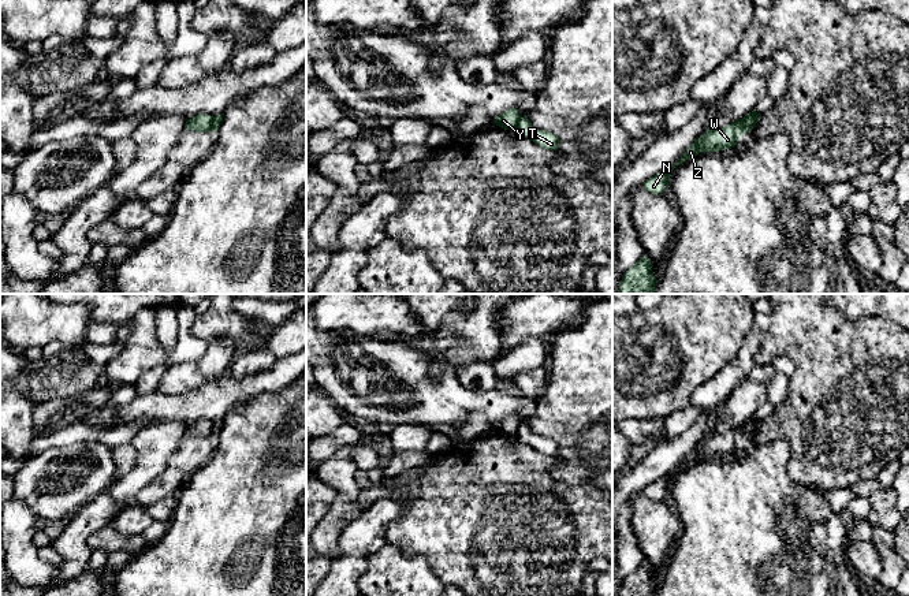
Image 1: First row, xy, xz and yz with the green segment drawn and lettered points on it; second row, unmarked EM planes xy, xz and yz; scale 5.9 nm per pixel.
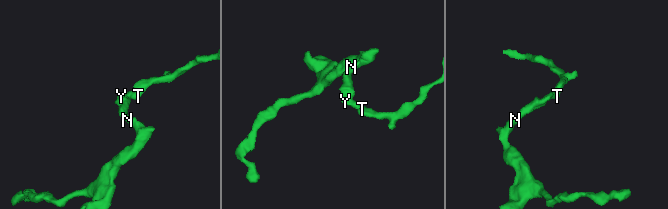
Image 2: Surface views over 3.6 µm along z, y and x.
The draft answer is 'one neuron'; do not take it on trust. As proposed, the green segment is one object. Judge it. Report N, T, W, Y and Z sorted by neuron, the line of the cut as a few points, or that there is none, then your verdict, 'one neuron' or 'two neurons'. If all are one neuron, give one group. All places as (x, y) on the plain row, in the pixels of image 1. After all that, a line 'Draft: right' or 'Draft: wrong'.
N W Y Z / T | xy (212, 423), (213, 438) | two neurons
Draft: wrong

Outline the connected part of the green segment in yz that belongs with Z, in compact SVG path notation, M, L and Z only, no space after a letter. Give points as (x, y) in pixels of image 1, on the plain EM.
M742 425L731 428L726 433L711 432L708 436L697 443L694 448L686 455L681 465L668 476L653 481L647 485L642 491L652 500L662 500L664 493L670 488L670 483L675 473L681 472L688 465L705 458L719 458L731 455L738 450L738 446L744 437Z

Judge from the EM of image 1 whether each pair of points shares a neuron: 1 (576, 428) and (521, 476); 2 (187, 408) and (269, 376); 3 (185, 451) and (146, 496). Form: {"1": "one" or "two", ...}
{"1": "two", "2": "one", "3": "one"}

